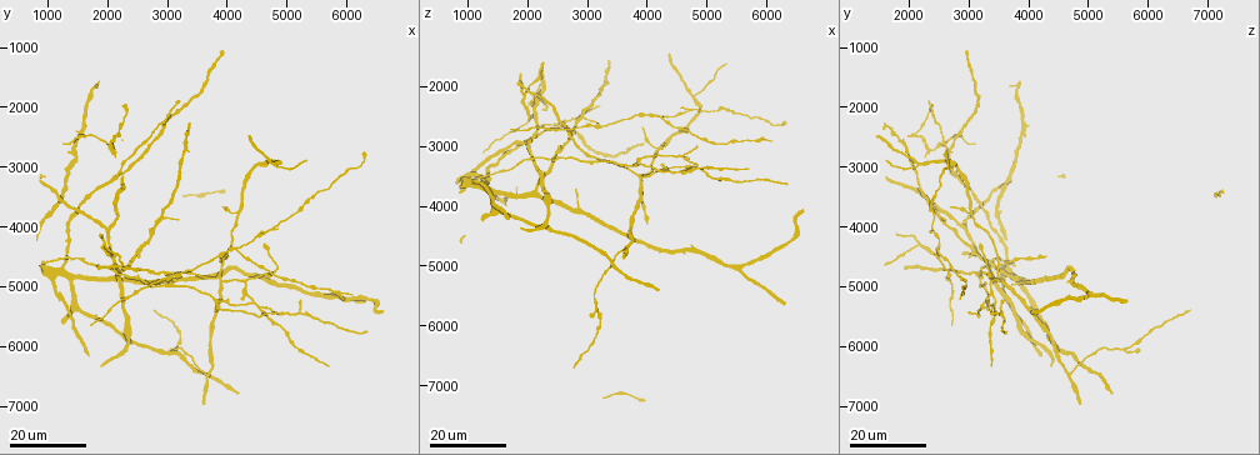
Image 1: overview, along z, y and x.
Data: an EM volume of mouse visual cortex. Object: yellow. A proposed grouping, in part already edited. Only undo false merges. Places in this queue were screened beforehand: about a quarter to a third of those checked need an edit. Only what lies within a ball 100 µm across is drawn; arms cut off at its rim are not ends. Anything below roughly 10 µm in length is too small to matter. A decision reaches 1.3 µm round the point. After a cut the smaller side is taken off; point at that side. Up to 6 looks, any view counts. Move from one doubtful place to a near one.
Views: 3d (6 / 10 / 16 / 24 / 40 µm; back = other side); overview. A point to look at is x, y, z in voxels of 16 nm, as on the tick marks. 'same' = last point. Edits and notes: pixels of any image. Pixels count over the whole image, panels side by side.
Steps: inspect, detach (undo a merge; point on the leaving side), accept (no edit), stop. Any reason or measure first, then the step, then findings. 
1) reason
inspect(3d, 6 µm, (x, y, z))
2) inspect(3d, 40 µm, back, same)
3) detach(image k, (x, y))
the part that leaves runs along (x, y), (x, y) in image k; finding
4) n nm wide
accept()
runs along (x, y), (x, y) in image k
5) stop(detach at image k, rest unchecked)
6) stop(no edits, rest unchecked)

two arms in line, one across
inspect(3d, 16 µm, (2150, 3200, 2800))

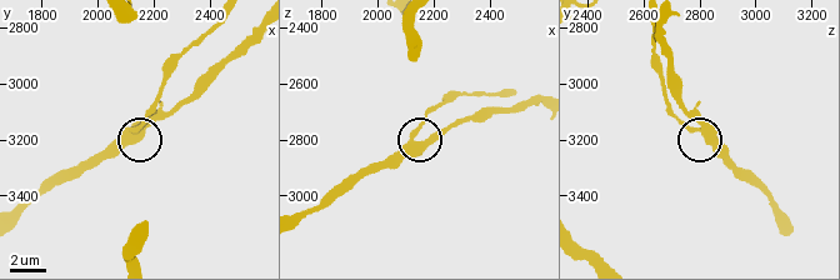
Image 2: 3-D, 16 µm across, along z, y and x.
closer look
inspect(3d, 10 µm, (2130, 3160, 2800))

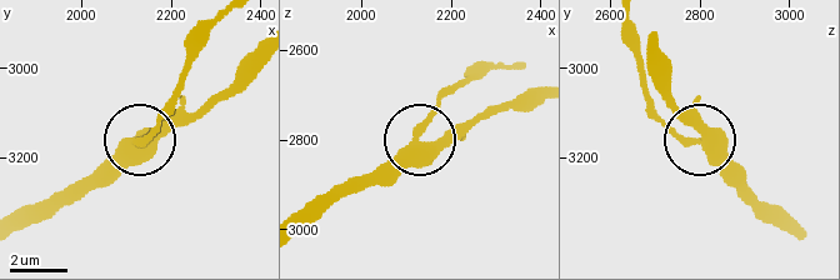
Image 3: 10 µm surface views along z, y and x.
430 nm wide
accept()
runs along (20, 228), (85, 186), (169, 104) in image 3; one cell here

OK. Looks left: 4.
three-way junction
inspect(3d, 24 µm, (2050, 2700, 2350))

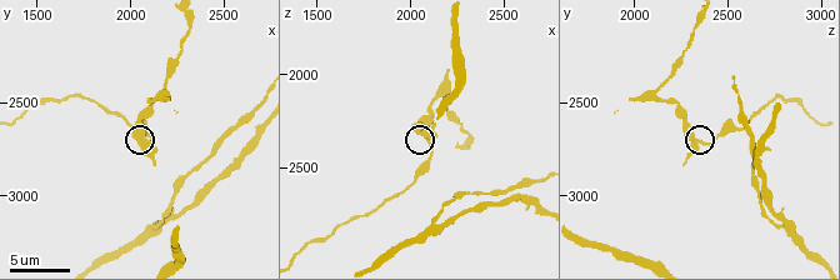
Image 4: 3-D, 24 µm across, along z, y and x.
zoom in
inspect(3d, 10 µm, (2080, 2720, 2320))

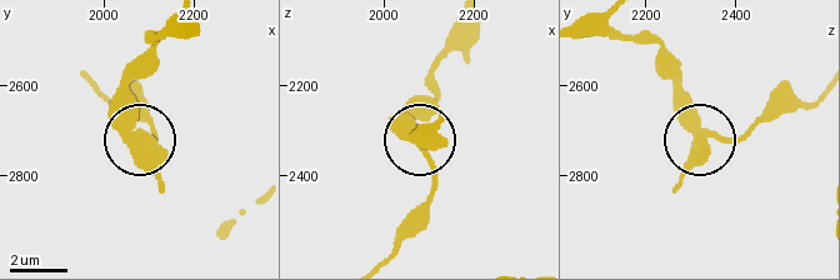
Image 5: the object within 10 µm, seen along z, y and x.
3 arms
detach(image 5, (153, 120))
a second cell is stuck on

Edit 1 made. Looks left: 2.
stop(detach at image 5, rest unchecked)

